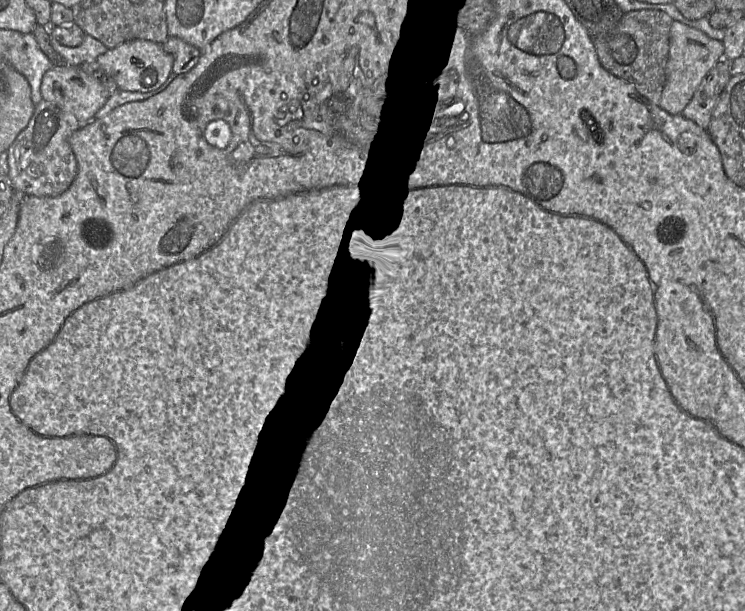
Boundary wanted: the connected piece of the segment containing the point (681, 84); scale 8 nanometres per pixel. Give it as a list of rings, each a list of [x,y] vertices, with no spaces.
[[[673,20],[670,28],[666,80],[658,106],[670,115],[681,114],[703,78],[723,58],[724,46],[721,41],[712,39],[700,30]]]

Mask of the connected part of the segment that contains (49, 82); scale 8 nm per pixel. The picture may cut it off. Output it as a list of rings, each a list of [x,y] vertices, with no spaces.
[[[55,65],[46,71],[42,78],[41,96],[43,100],[55,104],[69,114],[78,124],[83,124],[94,119],[110,95],[98,79],[87,75],[79,67]]]

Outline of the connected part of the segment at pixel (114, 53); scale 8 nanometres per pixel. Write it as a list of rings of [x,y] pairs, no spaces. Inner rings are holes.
[[[141,39],[127,41],[115,48],[108,49],[97,57],[96,62],[105,74],[114,79],[118,89],[133,92],[148,92],[160,88],[166,82],[172,72],[174,57],[163,49],[162,44]]]

